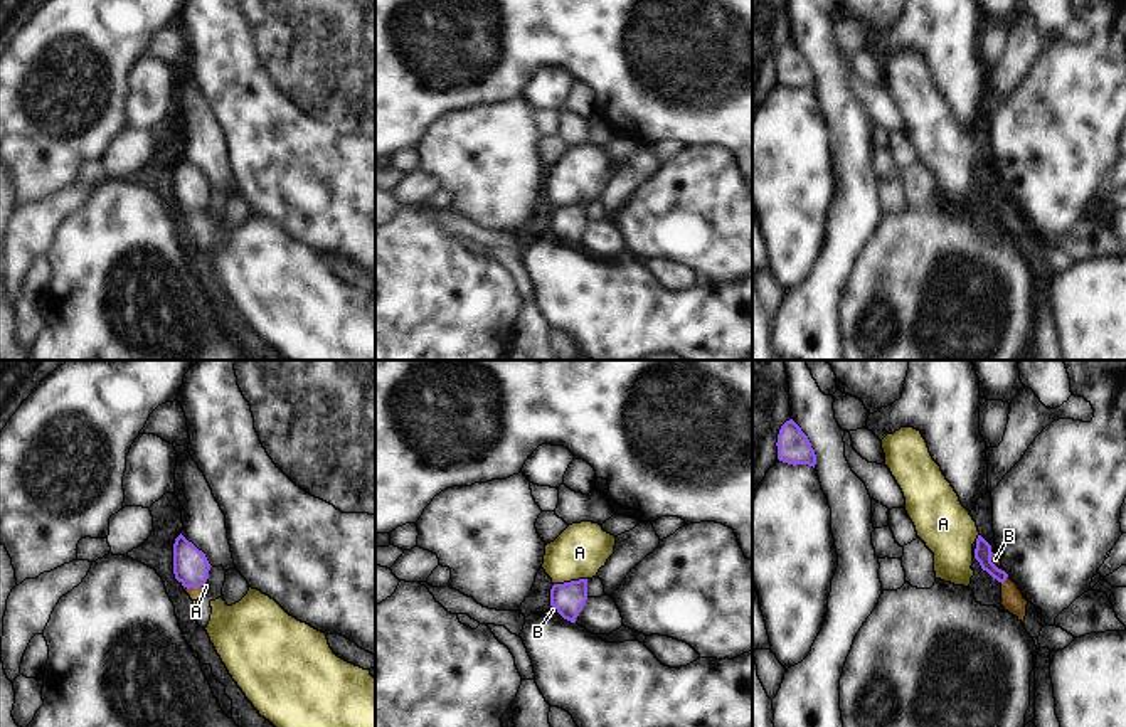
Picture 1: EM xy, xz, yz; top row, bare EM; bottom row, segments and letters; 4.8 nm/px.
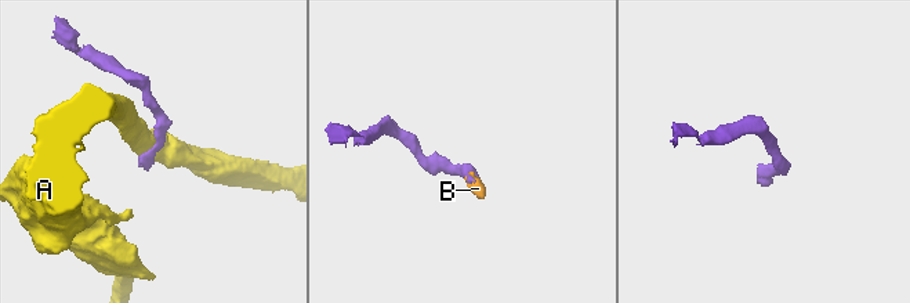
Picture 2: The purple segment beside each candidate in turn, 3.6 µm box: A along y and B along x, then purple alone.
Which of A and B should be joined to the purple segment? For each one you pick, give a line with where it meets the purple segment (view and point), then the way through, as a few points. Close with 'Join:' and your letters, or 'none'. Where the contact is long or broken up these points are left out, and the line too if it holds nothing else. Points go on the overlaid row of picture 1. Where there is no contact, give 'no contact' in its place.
B: meets purple in xy at (196, 586); runs through xy (191, 566), (196, 586), (196, 593)
Join: B

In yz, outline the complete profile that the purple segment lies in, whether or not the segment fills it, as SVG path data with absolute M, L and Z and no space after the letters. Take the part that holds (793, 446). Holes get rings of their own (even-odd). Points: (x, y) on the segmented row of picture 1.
M786 421L778 434L778 459L788 464L816 464L816 454L811 448L808 436L801 427L793 421Z

